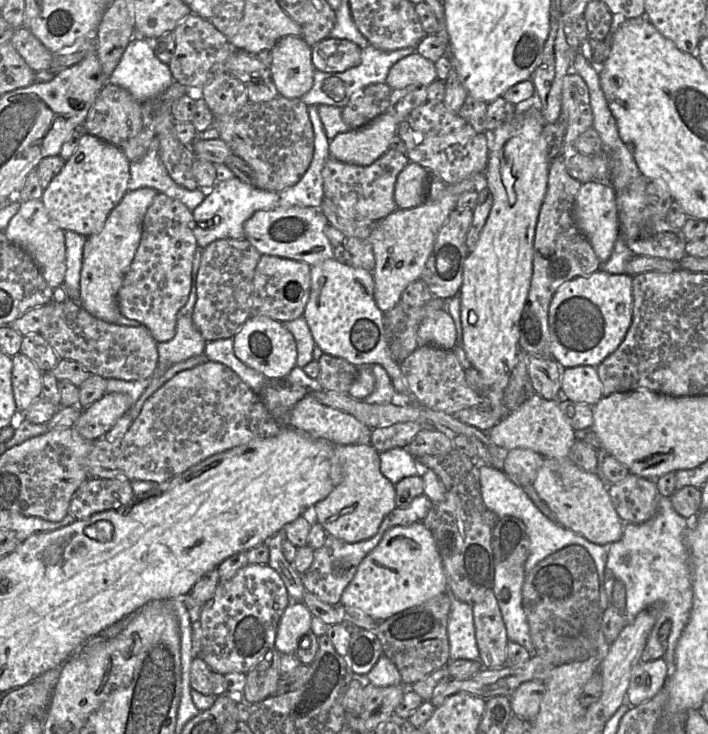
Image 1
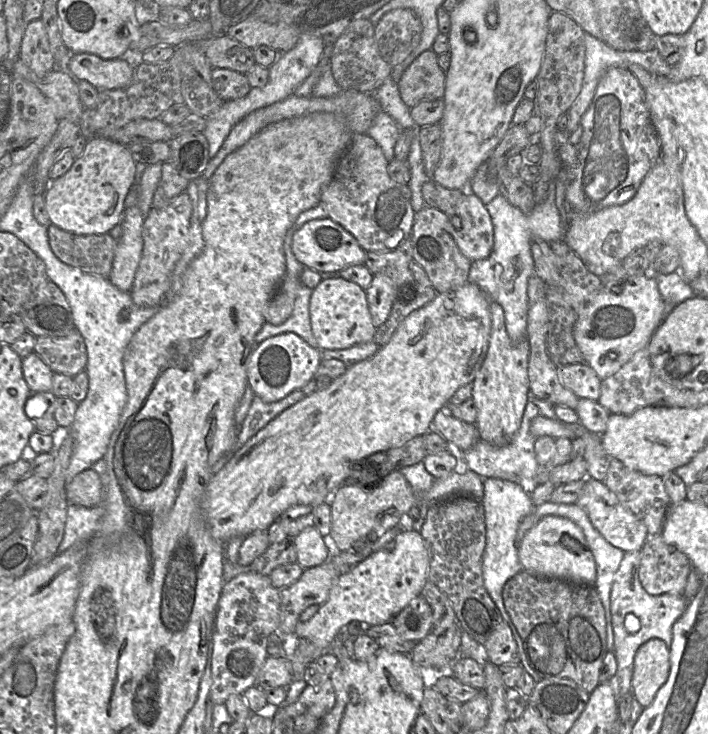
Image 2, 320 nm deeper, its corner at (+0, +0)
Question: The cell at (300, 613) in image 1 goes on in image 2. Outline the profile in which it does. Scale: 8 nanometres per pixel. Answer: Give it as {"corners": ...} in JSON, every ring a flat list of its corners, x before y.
{"corners":[[403,530,389,547,372,553,352,570,339,575,327,601,311,619,297,623,295,635,328,652,336,635,351,621,371,626,392,621,412,599,421,594,428,575,429,553,423,537,417,530]]}

